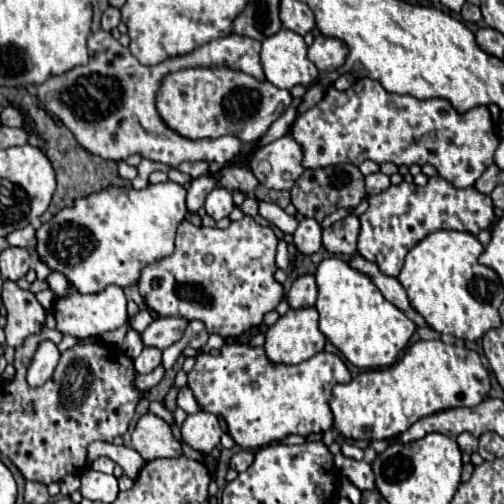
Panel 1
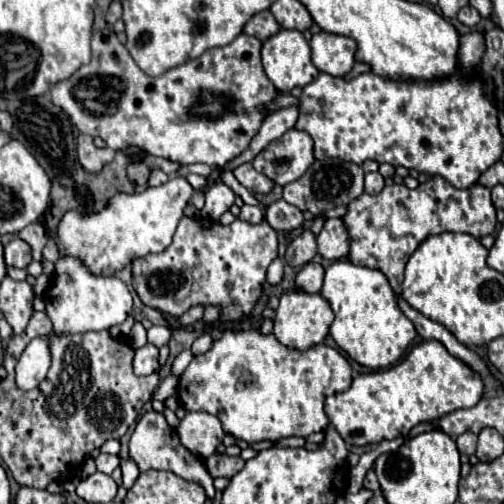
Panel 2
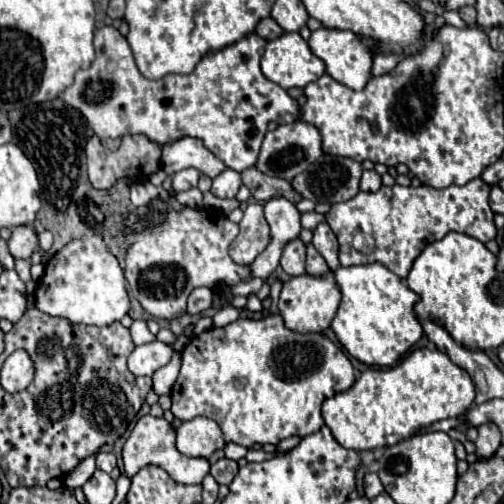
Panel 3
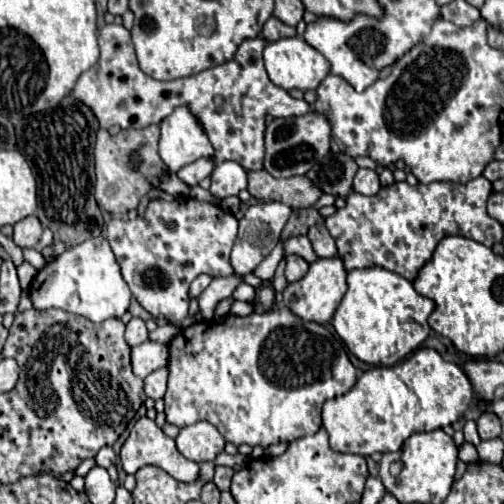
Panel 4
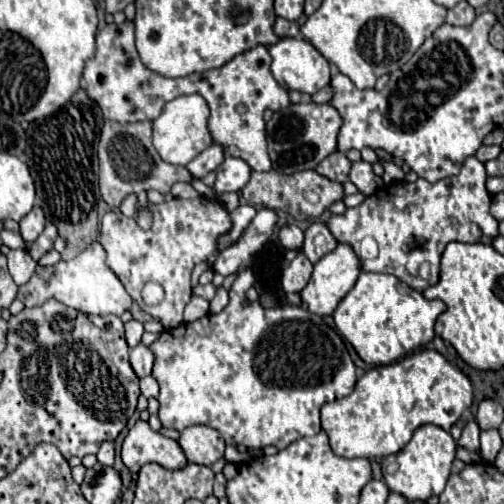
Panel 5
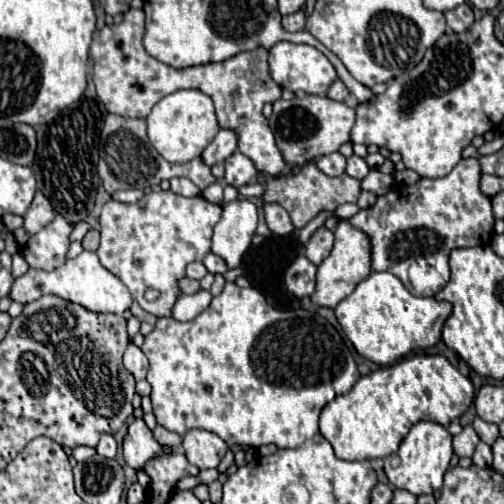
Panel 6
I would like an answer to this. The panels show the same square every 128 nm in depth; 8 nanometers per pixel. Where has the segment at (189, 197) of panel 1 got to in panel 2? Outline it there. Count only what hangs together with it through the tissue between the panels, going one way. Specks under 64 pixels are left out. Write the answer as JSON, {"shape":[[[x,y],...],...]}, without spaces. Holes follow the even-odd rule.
{"shape":[[[296,104],[296,106],[290,106],[290,108],[284,108],[284,110],[274,110],[272,114],[268,114],[268,116],[264,118],[262,126],[260,126],[260,132],[252,138],[252,144],[250,144],[240,156],[236,156],[236,160],[230,160],[230,162],[228,162],[226,166],[222,166],[222,168],[214,168],[212,174],[206,178],[208,182],[206,182],[206,186],[202,188],[202,192],[206,192],[212,184],[220,182],[220,174],[222,174],[224,170],[230,170],[230,172],[232,172],[236,166],[246,164],[246,162],[252,162],[252,160],[256,158],[256,154],[260,154],[272,140],[278,140],[286,130],[290,130],[290,128],[296,124],[298,114],[300,114],[300,106],[298,106],[298,104]]]}

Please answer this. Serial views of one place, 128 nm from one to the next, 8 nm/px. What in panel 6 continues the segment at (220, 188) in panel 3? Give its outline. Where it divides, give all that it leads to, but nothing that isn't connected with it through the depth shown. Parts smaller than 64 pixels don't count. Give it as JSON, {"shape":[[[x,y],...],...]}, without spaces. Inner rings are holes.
{"shape":[[[234,152],[228,160],[226,160],[226,174],[224,174],[224,182],[228,186],[234,186],[234,188],[240,188],[244,184],[248,184],[252,178],[256,178],[258,170],[256,166],[252,164],[252,160],[248,160],[244,154],[240,152]]]}

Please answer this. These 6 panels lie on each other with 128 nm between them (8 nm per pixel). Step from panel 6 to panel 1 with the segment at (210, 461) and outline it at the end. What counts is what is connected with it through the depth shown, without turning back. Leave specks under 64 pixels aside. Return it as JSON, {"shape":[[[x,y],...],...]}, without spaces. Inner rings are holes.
{"shape":[[[196,412],[188,414],[188,418],[182,424],[182,438],[188,446],[192,446],[198,452],[210,452],[220,444],[222,428],[218,424],[218,418],[210,412]]]}

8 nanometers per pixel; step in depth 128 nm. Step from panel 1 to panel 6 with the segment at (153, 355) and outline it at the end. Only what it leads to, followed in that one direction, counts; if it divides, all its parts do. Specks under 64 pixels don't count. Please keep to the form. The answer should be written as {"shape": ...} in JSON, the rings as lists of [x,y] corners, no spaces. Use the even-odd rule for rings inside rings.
{"shape":[[[130,342],[124,352],[124,366],[134,374],[136,380],[142,380],[146,378],[146,372],[148,372],[148,358],[136,344]]]}

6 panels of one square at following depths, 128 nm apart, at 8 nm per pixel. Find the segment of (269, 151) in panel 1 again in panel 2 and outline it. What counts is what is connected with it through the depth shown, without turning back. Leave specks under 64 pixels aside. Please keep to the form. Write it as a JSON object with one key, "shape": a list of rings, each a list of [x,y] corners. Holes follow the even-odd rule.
{"shape":[[[292,128],[278,140],[270,142],[266,150],[254,158],[252,166],[266,174],[274,184],[286,186],[298,180],[312,162],[312,138],[306,132]]]}

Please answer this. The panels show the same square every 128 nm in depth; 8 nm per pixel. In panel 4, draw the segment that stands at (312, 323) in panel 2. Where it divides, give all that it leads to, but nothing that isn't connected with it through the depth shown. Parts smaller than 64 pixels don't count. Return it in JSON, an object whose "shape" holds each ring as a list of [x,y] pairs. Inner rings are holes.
{"shape":[[[338,256],[318,260],[318,262],[310,264],[310,270],[302,280],[288,284],[288,288],[284,292],[284,306],[304,322],[324,324],[324,322],[332,320],[336,304],[340,304],[340,300],[344,298],[346,288],[348,288],[346,286],[346,270],[342,266],[342,260]]]}

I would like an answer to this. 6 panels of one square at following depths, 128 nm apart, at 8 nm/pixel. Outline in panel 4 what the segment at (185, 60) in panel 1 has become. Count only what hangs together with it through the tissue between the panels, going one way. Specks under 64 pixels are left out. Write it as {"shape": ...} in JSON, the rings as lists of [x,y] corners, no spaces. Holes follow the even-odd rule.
{"shape":[[[106,24],[98,32],[98,46],[100,62],[96,62],[78,78],[72,96],[94,112],[100,128],[104,130],[108,130],[110,126],[120,126],[128,130],[146,128],[148,124],[160,124],[166,116],[174,112],[174,108],[188,106],[204,128],[206,136],[210,138],[216,150],[216,162],[234,160],[244,170],[262,170],[266,116],[292,118],[310,112],[310,104],[306,100],[296,100],[284,88],[270,82],[262,62],[266,40],[260,36],[244,40],[232,60],[202,70],[194,76],[170,82],[154,80],[138,68],[130,32],[124,26]]]}

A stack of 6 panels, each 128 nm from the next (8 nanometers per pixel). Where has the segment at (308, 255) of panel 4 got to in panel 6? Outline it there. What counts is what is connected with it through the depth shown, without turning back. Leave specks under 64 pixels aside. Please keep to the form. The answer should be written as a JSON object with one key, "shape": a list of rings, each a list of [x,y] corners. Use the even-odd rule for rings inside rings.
{"shape":[[[266,204],[264,212],[266,212],[266,224],[274,234],[278,234],[278,236],[294,234],[294,226],[290,222],[290,216],[280,204]]]}

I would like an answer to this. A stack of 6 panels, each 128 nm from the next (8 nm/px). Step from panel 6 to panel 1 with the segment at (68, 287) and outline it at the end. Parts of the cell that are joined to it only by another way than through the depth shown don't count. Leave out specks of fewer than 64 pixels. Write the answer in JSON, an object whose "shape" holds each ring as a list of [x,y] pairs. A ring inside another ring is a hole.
{"shape":[[[108,286],[104,292],[90,294],[90,296],[84,296],[80,292],[76,292],[74,288],[70,288],[68,298],[56,298],[52,312],[56,318],[56,328],[62,334],[70,334],[76,338],[92,338],[92,336],[96,338],[96,336],[116,330],[128,322],[126,304],[128,304],[128,298],[120,286]],[[42,342],[36,350],[36,356],[28,368],[28,384],[30,386],[42,386],[54,372],[61,353],[55,344],[52,342]]]}

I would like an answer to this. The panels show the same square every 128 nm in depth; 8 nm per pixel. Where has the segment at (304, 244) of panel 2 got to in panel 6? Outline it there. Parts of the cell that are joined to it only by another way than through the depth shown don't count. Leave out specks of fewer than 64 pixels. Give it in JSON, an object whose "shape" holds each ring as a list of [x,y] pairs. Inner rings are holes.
{"shape":[[[300,254],[288,266],[288,270],[284,274],[284,282],[286,282],[288,292],[292,292],[296,298],[310,296],[316,286],[316,266],[306,256]]]}

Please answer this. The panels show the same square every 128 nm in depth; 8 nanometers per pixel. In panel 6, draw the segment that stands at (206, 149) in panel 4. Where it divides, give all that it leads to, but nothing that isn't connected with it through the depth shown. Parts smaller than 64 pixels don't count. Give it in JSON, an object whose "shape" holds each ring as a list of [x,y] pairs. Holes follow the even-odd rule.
{"shape":[[[178,90],[164,96],[148,116],[148,138],[158,154],[172,164],[182,164],[198,158],[218,134],[218,130],[220,128],[214,116],[214,104],[200,90]]]}

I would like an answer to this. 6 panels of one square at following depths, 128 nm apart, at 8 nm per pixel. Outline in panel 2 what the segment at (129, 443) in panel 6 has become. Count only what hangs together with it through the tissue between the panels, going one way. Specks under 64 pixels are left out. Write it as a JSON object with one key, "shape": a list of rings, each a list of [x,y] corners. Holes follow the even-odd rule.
{"shape":[[[150,410],[146,412],[138,424],[136,424],[136,430],[130,438],[130,458],[138,464],[140,470],[150,470],[150,468],[158,468],[158,470],[170,470],[186,480],[194,480],[198,482],[200,486],[204,486],[206,490],[206,496],[210,500],[214,500],[214,486],[212,486],[212,476],[208,474],[206,466],[200,462],[198,456],[192,456],[192,452],[188,452],[188,448],[184,448],[178,440],[178,434],[174,428],[168,426],[166,418],[162,412],[156,412],[156,410]]]}

